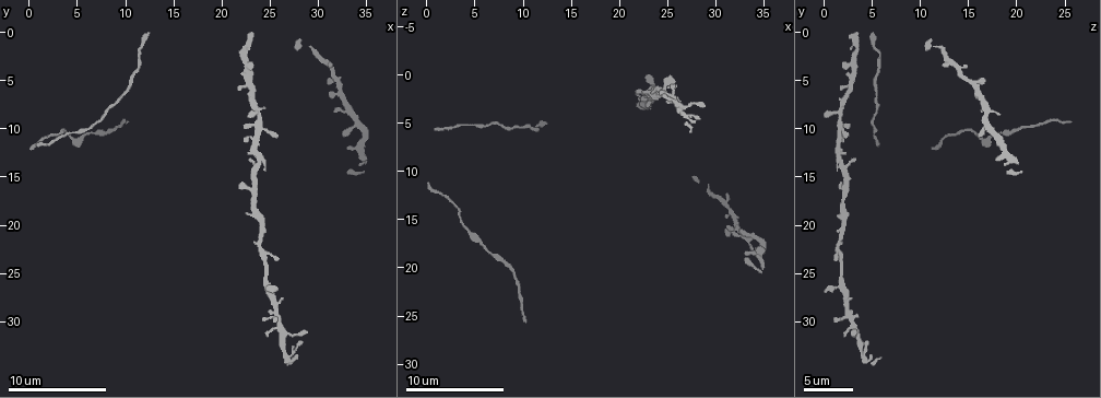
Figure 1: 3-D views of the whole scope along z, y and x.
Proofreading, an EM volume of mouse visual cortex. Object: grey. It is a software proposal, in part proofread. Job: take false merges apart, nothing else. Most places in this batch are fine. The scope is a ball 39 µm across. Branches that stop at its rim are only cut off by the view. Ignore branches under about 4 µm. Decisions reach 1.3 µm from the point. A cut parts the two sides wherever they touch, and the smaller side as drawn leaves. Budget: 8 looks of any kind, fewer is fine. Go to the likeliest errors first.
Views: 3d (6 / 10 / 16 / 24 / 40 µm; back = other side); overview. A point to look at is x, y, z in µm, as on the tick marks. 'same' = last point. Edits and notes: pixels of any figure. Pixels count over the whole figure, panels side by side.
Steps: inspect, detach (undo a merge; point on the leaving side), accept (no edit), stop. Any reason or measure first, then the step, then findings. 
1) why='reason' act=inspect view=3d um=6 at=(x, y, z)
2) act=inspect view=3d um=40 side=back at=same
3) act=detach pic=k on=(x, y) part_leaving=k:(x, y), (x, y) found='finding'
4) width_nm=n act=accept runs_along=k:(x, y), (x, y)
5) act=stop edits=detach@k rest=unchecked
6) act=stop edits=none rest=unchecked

why='sudden change in width' act=inspect view=3d um=16 at=(24.2, 20.2, 2.2)

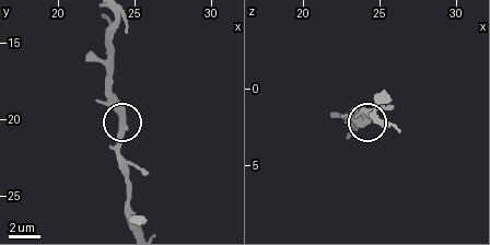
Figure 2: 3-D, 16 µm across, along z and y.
act=accept runs_along=2:(114, 19), (111, 105), (121, 125), (118, 166) found='continuous, no second neuron'

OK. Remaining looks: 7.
why='three-way junction' act=inspect view=3d um=6 at=(24.6, 25.6, 1.8)

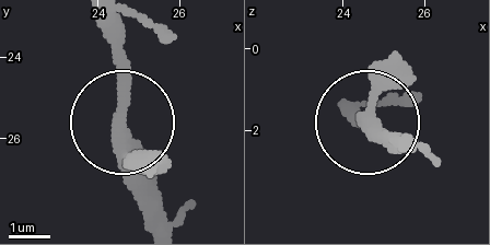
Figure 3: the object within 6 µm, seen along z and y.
width_nm=280 act=accept runs_along=3:(98, 23), (143, 221) found='one neuron here'

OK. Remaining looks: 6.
why='thin neck' act=inspect view=3d um=10 at=(23.8, 8.8, 1.8)

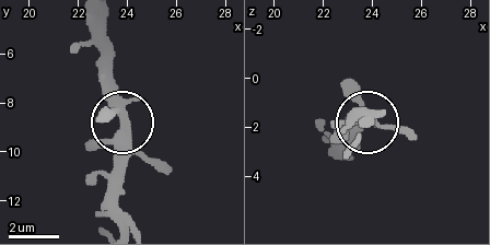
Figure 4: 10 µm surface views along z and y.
arms=5 act=accept found='continuous, no second neuron'

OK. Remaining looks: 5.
why='calibre changes' act=inspect view=3d um=10 at=(7.0, 9.2, 4.8)

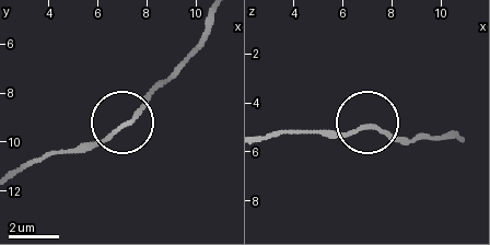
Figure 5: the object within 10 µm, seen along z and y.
width_nm=150 act=accept runs_along=5:(213, 19), (198, 50), (129, 119), (97, 142), (74, 149) found='one neuron here'

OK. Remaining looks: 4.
act=stop edits=none rest=unchecked

